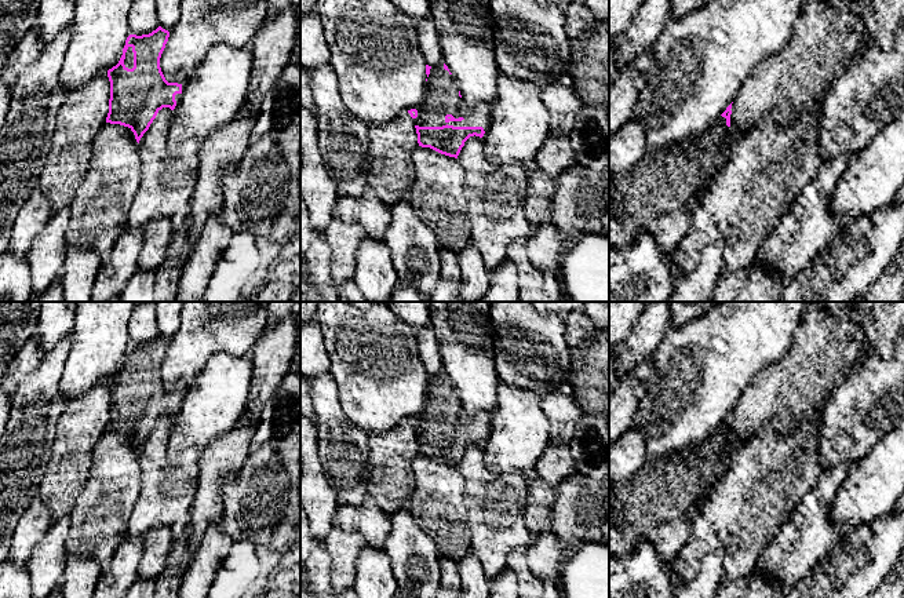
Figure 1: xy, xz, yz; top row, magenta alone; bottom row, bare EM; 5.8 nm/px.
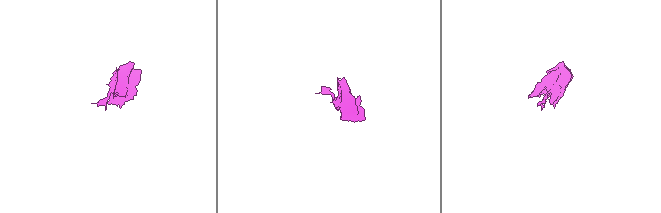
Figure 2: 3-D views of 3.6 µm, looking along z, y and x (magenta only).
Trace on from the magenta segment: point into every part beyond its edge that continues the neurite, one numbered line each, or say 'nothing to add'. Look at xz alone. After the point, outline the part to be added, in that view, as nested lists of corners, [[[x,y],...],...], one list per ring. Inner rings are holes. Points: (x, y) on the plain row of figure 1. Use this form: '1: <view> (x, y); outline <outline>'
1: xz (441, 403); outline [[[444,372],[431,376],[426,390],[424,406],[413,427],[419,435],[489,435],[489,415],[469,415],[460,405],[453,384]]]

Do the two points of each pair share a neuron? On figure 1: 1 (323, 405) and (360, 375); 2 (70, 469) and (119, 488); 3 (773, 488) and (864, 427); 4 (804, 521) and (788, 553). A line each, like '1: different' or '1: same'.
1: different
2: different
3: different
4: same

